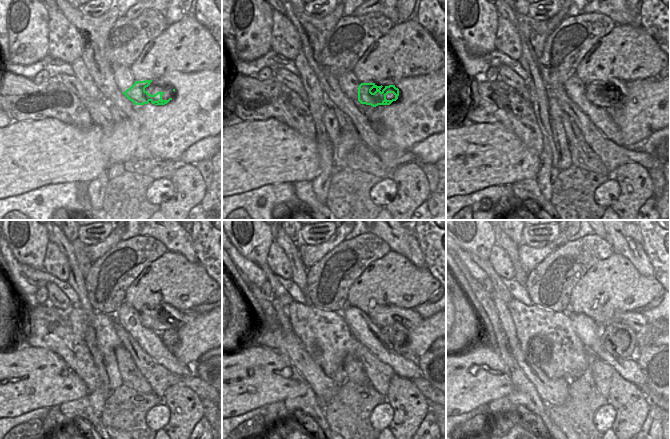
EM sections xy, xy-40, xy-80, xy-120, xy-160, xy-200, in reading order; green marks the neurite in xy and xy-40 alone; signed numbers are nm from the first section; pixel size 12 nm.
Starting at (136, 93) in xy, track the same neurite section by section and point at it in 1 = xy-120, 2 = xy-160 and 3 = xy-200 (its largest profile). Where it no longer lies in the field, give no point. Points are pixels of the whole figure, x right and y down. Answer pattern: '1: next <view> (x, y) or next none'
1: next xy-120 (150, 318)
2: next xy-160 (409, 318)
3: next xy-200 (635, 320)

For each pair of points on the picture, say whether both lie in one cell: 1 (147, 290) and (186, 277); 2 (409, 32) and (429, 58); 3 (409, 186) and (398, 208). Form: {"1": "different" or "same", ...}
{"1": "same", "2": "same", "3": "same"}

